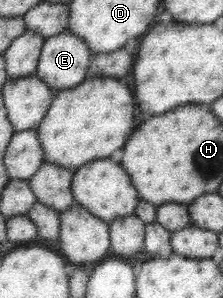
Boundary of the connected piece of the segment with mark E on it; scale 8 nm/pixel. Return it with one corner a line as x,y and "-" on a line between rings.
63,30
44,39
35,75
54,93
71,89
87,78
92,57
85,40

